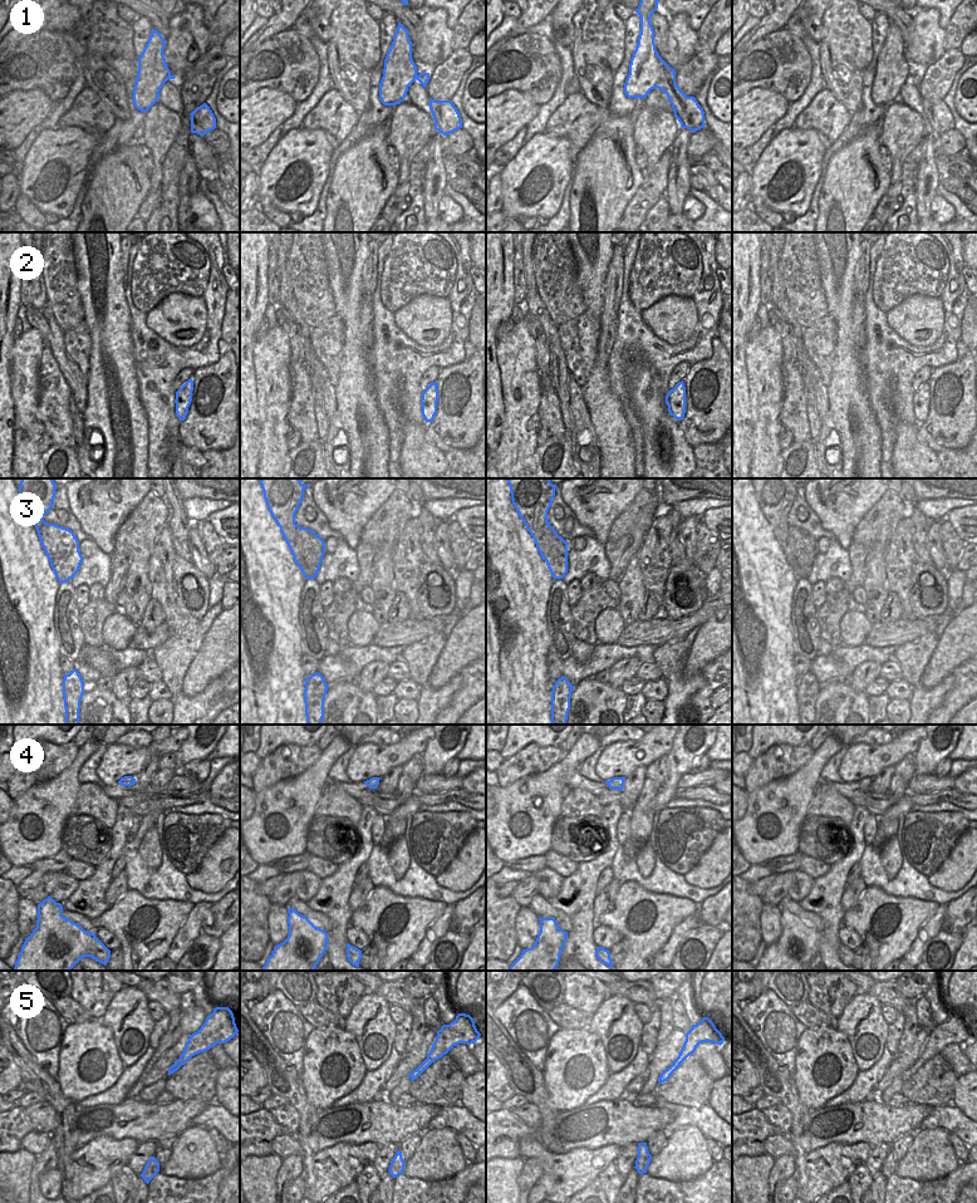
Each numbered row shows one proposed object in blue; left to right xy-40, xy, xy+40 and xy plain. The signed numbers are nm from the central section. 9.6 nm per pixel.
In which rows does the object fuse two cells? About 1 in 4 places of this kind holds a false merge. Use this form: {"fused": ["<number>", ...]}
{"fused": ["1", "3"]}

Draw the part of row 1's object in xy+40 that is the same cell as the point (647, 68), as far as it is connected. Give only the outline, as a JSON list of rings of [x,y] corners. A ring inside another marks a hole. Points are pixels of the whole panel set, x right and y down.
[[[640,0],[635,13],[640,18],[640,34],[629,64],[624,93],[628,98],[645,98],[659,82],[667,83],[676,73],[658,54],[654,44],[654,30],[650,24],[658,0]]]

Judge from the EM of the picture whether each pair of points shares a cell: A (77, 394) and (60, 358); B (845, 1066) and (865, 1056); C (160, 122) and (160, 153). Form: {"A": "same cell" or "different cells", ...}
{"A": "same cell", "B": "different cells", "C": "same cell"}

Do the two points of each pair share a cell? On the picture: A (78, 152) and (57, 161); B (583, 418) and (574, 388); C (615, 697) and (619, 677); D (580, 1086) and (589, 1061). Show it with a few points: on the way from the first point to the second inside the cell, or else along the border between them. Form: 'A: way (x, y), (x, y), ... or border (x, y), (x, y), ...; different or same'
A: way (73, 152), (65, 152), (62, 156); same
B: way (579, 411), (575, 396); same
C: border (608, 682), (613, 687), (619, 688); different
D: way (580, 1080), (580, 1070), (583, 1068); same

